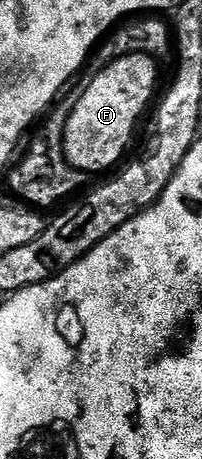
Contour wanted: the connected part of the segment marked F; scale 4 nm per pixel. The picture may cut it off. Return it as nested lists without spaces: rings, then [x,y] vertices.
[[[133,53],[115,56],[109,64],[97,70],[99,73],[87,83],[78,102],[73,102],[62,132],[66,162],[73,169],[81,169],[86,175],[102,173],[125,155],[142,112],[154,97],[154,88],[158,85],[158,65],[159,62],[146,53]]]

